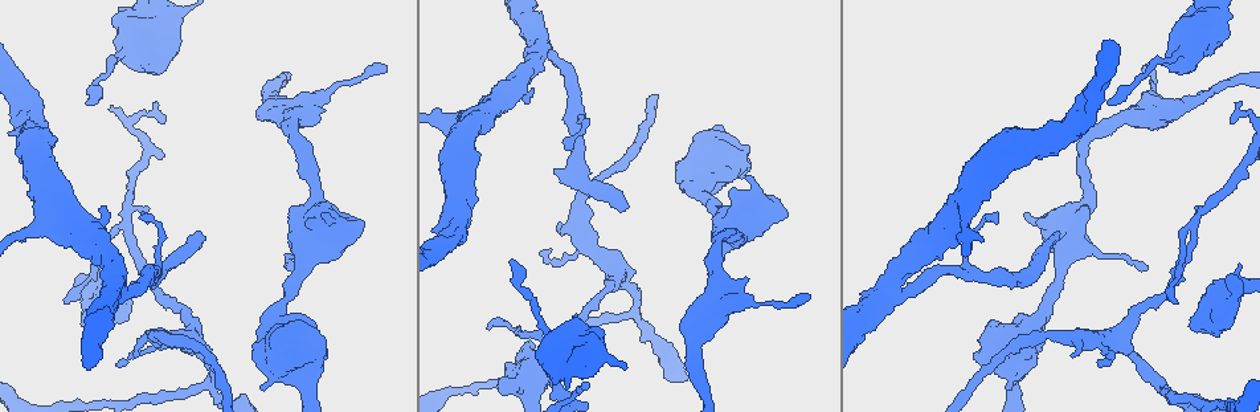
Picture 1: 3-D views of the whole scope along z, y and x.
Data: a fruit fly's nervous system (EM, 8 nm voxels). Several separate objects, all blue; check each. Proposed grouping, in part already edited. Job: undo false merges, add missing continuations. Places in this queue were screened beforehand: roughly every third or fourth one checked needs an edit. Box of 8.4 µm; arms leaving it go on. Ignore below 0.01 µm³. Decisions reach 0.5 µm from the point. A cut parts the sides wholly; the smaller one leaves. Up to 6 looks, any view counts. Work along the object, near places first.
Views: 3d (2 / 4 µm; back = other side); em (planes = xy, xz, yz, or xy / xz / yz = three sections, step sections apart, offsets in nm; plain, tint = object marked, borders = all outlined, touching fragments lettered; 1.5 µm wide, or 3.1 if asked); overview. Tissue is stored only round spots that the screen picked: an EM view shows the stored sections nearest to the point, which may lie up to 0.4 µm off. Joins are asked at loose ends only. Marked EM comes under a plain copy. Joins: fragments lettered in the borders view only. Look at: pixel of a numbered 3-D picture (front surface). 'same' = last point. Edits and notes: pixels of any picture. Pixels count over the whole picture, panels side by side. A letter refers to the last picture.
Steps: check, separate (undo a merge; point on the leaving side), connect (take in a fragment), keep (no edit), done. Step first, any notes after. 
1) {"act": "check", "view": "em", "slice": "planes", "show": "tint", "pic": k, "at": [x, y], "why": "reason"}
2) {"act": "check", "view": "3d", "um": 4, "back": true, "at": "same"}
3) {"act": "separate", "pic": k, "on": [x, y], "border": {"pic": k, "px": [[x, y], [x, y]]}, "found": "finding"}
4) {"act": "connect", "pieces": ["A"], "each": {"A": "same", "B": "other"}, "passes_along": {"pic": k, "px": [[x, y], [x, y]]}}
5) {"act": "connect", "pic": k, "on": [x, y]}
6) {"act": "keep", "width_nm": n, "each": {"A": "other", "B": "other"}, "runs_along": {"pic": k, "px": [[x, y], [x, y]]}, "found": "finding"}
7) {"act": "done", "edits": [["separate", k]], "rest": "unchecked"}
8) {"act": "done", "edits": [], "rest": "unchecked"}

{"act": "check", "view": "em", "slice": "planes", "show": "tint", "pic": 1, "at": [988, 200], "why": "branch stops here"}

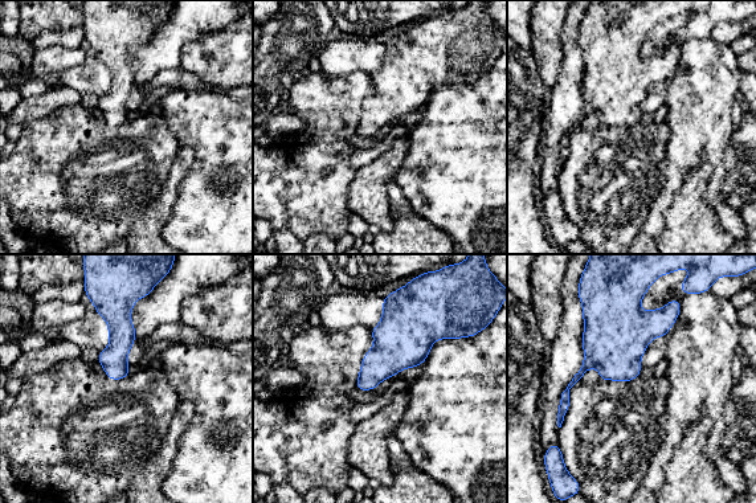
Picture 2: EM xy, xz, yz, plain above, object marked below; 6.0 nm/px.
{"act": "check", "view": "em", "slice": "planes", "show": "borders", "at": "same"}

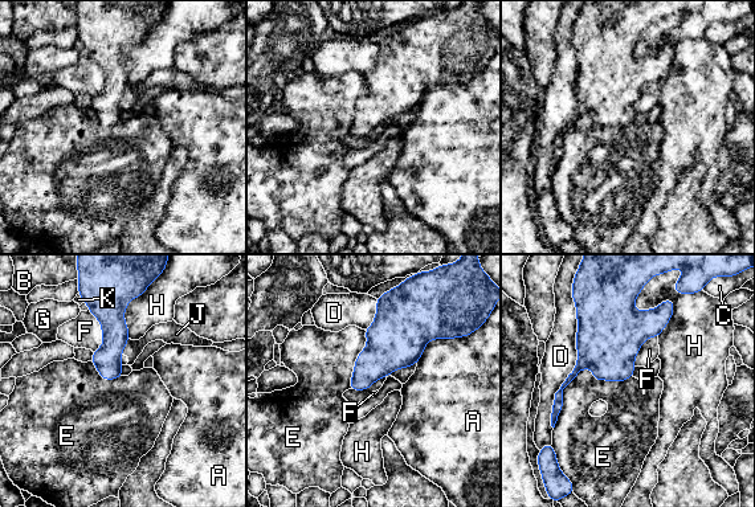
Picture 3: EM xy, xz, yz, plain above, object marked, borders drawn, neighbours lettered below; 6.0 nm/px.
{"act": "keep", "longest_contact_nm": ["D", 750], "each": {"A": "other", "B": "other", "C": "other", "D": "other", "E": "other", "F": "other", "G": "other", "H": "other", "J": "other", "K": "other"}, "found": "none of them fits"}

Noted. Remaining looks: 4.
{"act": "check", "view": "em", "slice": "planes", "show": "borders", "pic": 1, "at": [1057, 231], "why": "free end"}

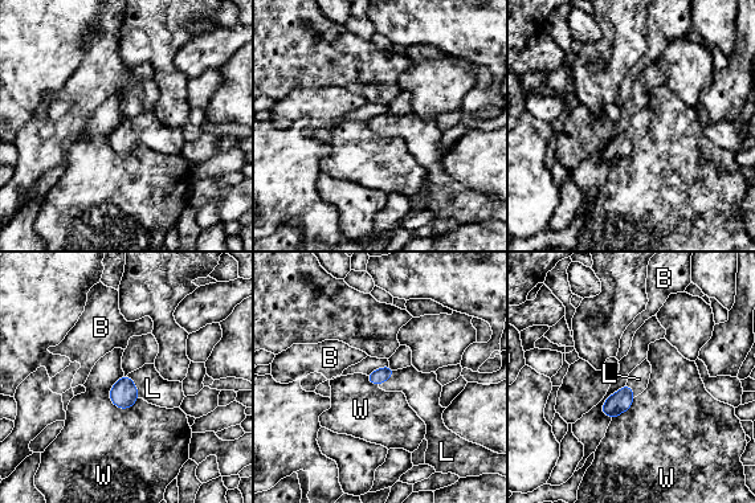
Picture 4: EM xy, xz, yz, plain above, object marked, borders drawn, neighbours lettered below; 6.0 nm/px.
{"act": "connect", "pieces": ["L"], "each": {"B": "other", "L": "same", "W": "other"}, "passes_along": {"pic": 4, "px": [[123, 393], [135, 387], [152, 388]]}, "found": "it goes on there"}

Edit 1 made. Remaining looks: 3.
{"act": "check", "view": "em", "slice": "yz", "step": 8, "show": "borders", "pic": 1, "at": [488, 327], "why": "free end"}

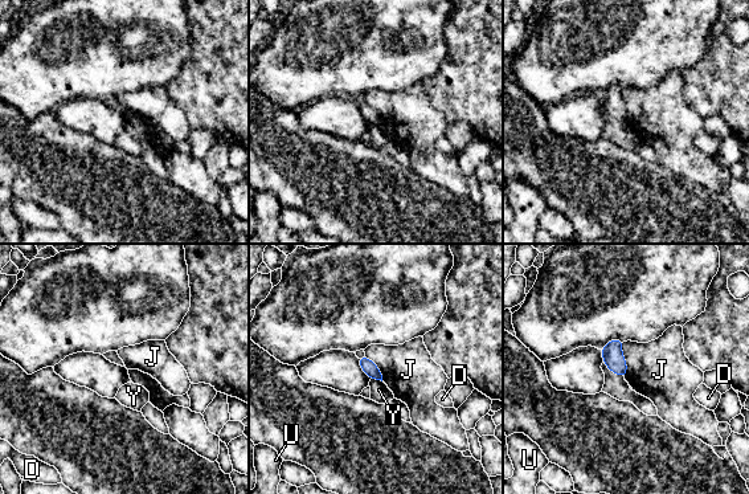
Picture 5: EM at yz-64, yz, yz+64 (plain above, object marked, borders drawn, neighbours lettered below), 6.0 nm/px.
{"act": "keep", "width_nm": 90, "each": {"D": "other", "J": "other", "U": "other", "Y": "other"}, "border": {"pic": 5, "px": [[622, 342], [625, 376]]}, "found": "none of them fits"}

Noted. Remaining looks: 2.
{"act": "done", "edits": [["connect", 4]], "rest": "unchecked"}

